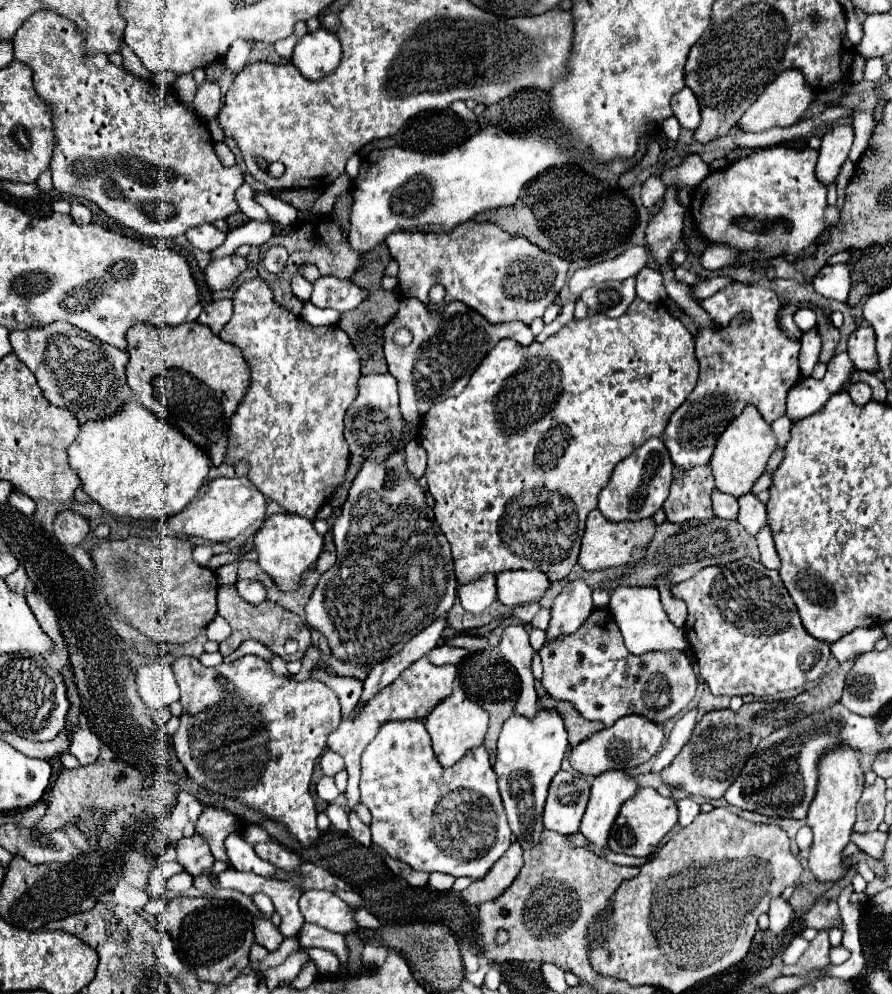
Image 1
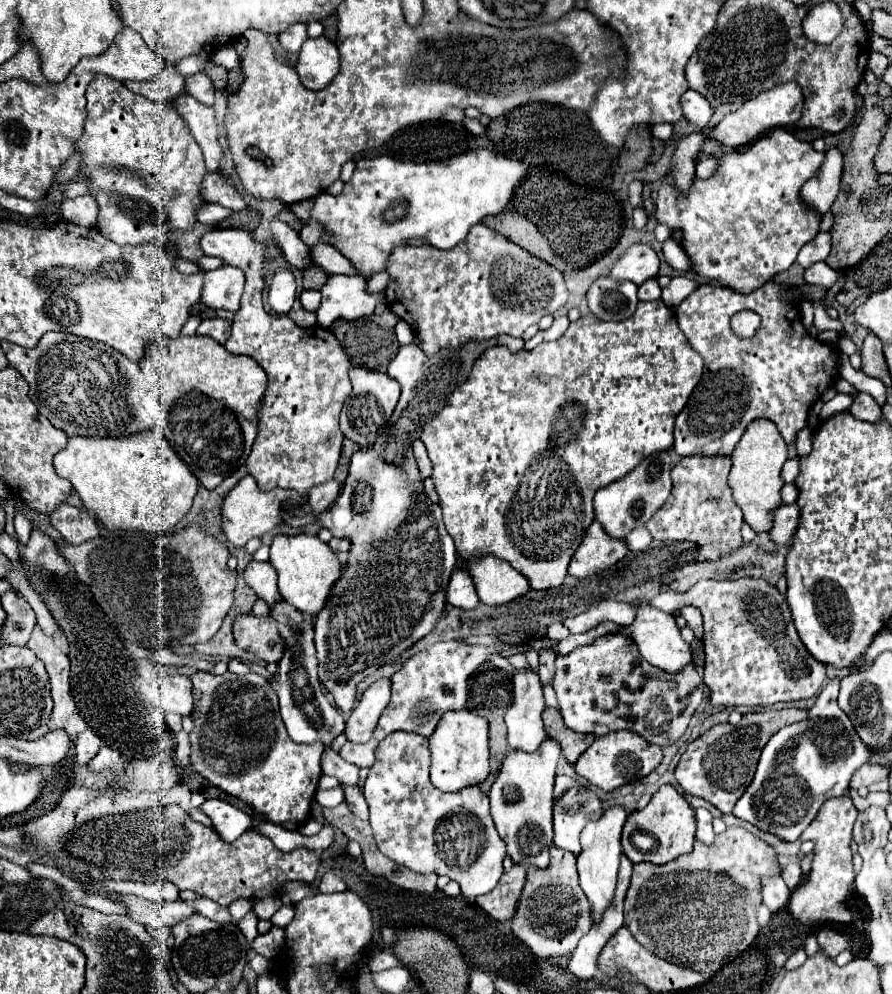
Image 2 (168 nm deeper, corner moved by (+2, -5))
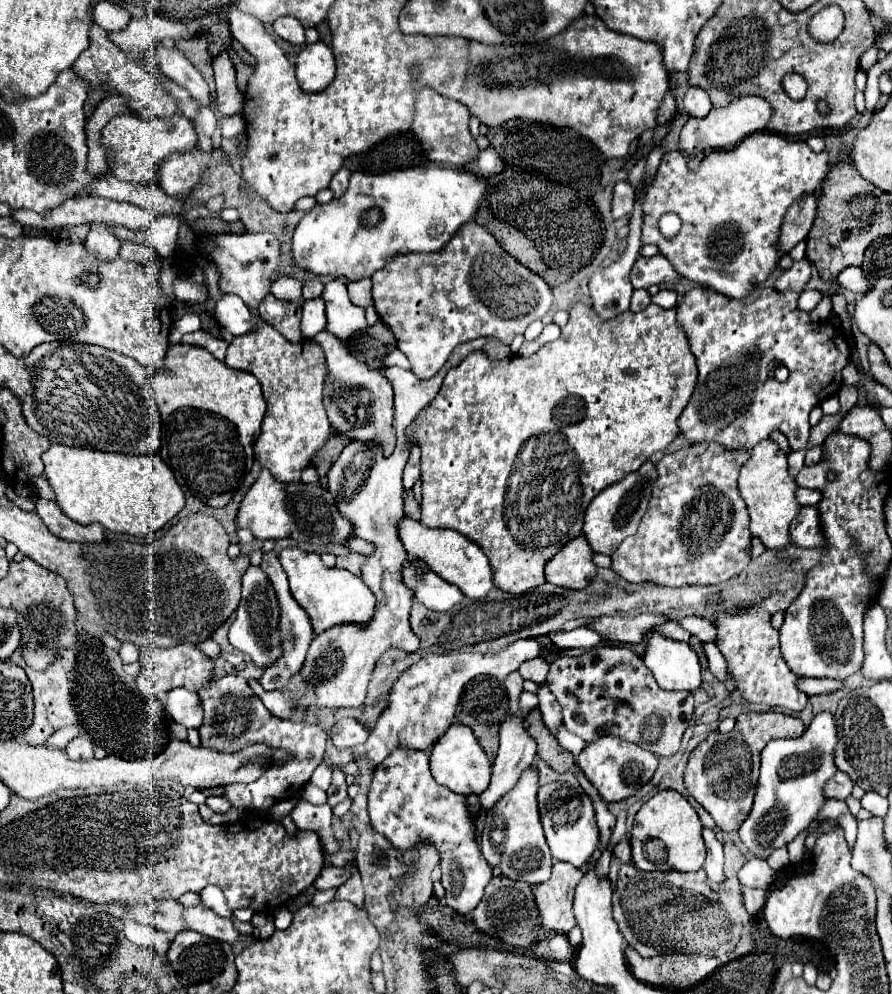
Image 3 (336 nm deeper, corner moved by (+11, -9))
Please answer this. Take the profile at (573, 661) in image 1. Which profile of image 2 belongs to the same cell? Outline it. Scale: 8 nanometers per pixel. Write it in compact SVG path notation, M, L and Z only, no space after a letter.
M614 633L598 637L596 641L592 641L592 645L576 647L564 657L556 657L556 677L552 687L558 695L560 713L568 729L574 729L576 733L594 733L598 737L618 729L626 729L642 735L650 745L660 747L678 743L678 739L690 725L690 717L704 699L704 681L692 665L676 675L664 673L654 665L648 665L648 661L640 657L640 651L630 637Z

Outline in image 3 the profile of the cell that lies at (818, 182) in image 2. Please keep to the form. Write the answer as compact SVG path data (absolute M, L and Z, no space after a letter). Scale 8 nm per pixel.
M809 193L799 197L791 209L787 209L783 219L783 253L793 249L799 241L803 241L817 217L817 193Z

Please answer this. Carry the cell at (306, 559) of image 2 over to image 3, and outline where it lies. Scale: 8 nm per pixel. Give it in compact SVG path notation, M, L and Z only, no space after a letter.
M297 547L283 549L277 557L287 573L291 595L311 617L315 633L321 633L337 623L367 623L371 619L375 609L375 595L357 575L341 567L325 567L317 553L307 553Z

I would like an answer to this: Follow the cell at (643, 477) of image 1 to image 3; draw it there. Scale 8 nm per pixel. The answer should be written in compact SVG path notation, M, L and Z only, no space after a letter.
M647 461L639 467L639 471L629 473L621 481L617 481L615 485L605 487L591 501L591 505L587 507L587 513L585 513L583 533L585 533L589 545L593 547L595 553L613 555L613 551L621 545L621 541L637 531L637 527L639 527L639 523L647 511L655 481L657 481L657 469L651 461Z

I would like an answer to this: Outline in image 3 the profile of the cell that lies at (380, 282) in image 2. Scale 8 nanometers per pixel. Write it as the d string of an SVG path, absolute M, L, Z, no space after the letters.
M361 279L357 283L347 283L349 297L355 305L359 307L369 307L373 305L373 295L371 295L371 279Z

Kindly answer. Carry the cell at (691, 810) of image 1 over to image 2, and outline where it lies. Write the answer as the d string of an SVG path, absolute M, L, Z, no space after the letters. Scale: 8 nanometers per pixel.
M696 809L696 837L706 843L712 845L714 843L714 829L712 829L712 815L706 809Z

